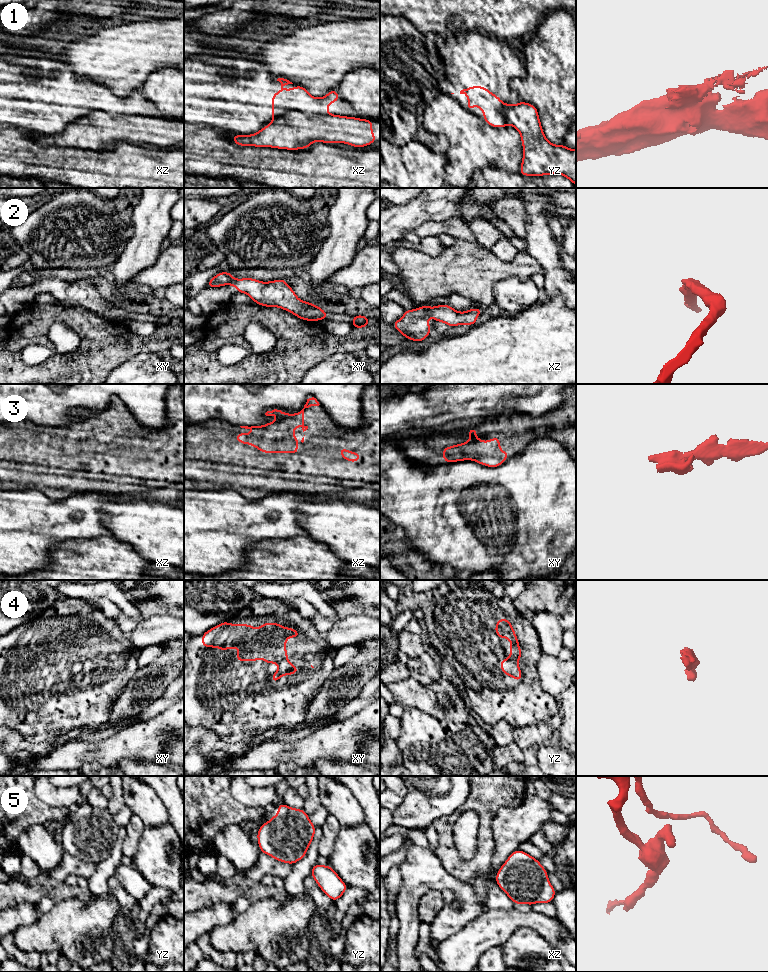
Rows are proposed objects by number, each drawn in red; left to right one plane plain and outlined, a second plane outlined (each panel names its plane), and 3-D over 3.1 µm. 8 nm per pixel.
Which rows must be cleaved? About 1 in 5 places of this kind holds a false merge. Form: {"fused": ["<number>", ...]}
{"fused": ["1", "2"]}

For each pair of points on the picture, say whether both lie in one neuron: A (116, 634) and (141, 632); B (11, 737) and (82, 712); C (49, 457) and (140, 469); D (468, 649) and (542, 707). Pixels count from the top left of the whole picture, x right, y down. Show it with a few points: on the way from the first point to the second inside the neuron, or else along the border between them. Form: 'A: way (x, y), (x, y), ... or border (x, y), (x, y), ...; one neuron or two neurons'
A: border (126, 636), (131, 647); two neurons
B: border (10, 728), (17, 731), (30, 742), (41, 743); two neurons
C: way (72, 457), (117, 458); one neuron
D: way (483, 670), (485, 677), (513, 705), (521, 705); one neuron

